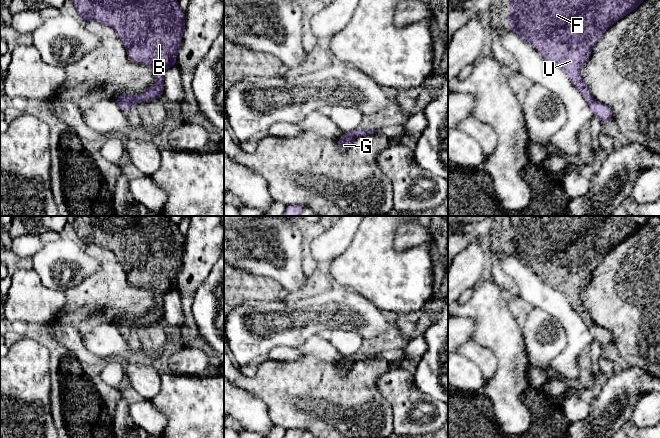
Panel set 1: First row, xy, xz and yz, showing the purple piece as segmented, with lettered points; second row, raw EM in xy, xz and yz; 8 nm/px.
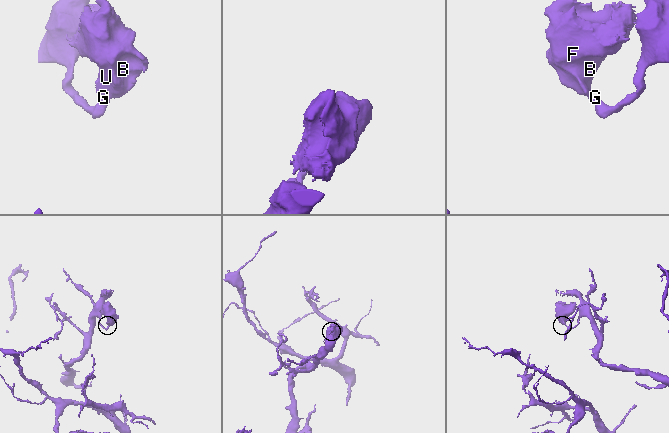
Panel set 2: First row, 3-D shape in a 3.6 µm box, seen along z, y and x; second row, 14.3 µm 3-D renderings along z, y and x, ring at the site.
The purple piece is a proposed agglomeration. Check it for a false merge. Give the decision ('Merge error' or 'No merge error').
Merge error

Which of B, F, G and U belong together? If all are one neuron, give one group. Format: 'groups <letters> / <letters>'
groups B F U / G

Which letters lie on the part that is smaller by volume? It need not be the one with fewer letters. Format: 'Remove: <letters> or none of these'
Remove: B, F, U

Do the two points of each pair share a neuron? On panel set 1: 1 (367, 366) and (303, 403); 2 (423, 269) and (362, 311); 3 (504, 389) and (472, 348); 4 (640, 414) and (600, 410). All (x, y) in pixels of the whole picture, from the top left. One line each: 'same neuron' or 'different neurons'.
1: same neuron
2: different neurons
3: different neurons
4: different neurons

